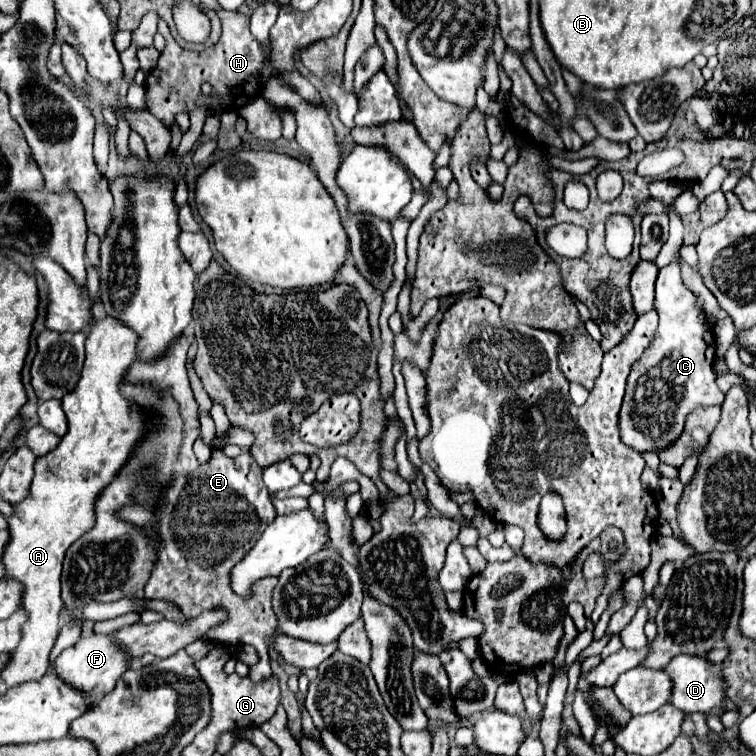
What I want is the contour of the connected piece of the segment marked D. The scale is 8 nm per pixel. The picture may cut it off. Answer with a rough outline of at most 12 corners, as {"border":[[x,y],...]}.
{"border":[[675,656],[671,704],[685,714],[719,708],[727,682],[707,658]]}

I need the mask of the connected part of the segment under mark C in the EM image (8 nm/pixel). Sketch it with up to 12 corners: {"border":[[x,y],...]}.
{"border":[[677,264],[659,270],[657,334],[633,364],[619,438],[639,454],[725,400],[713,330]]}

